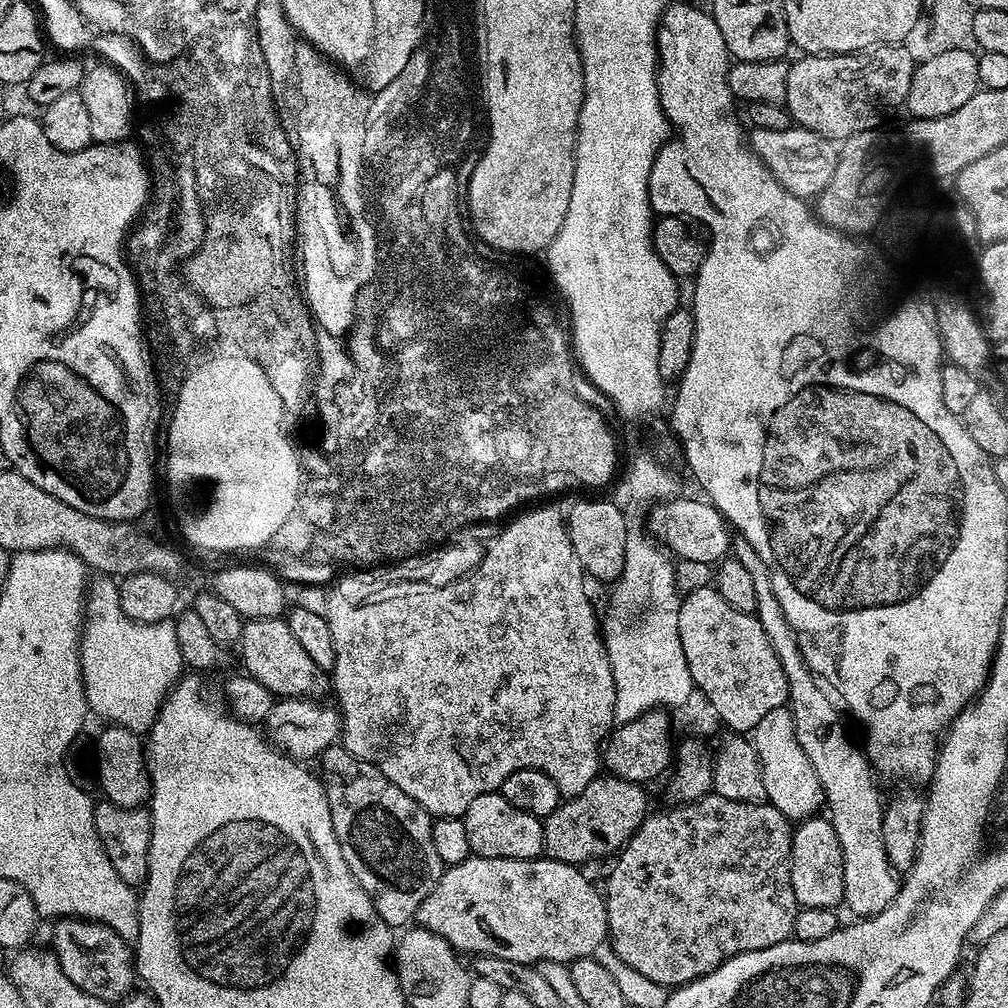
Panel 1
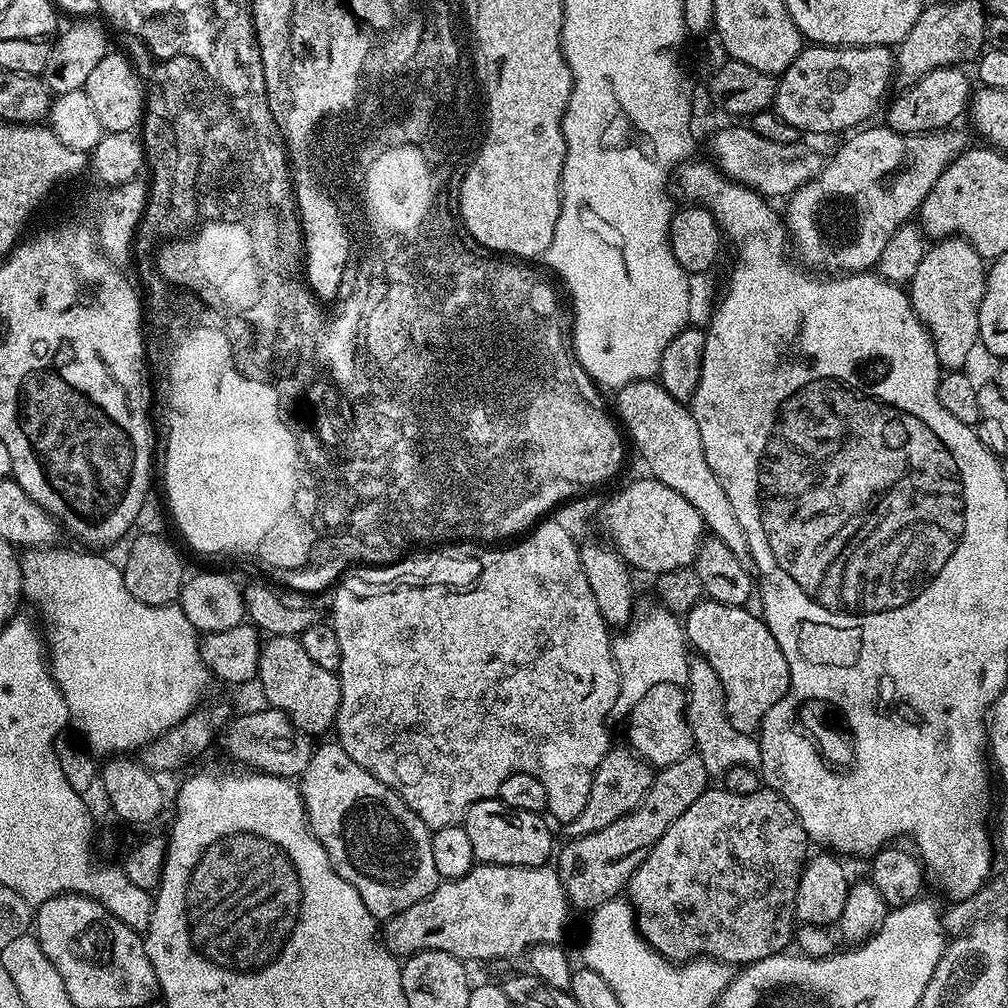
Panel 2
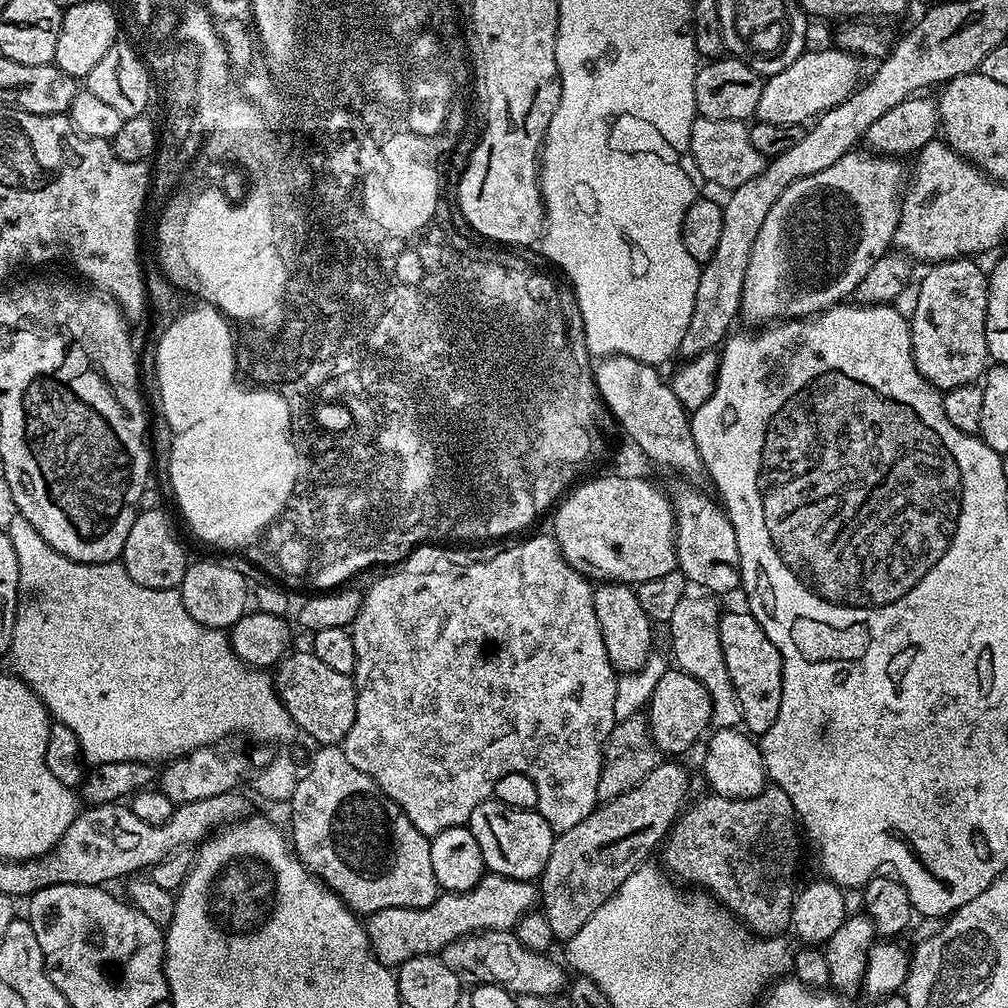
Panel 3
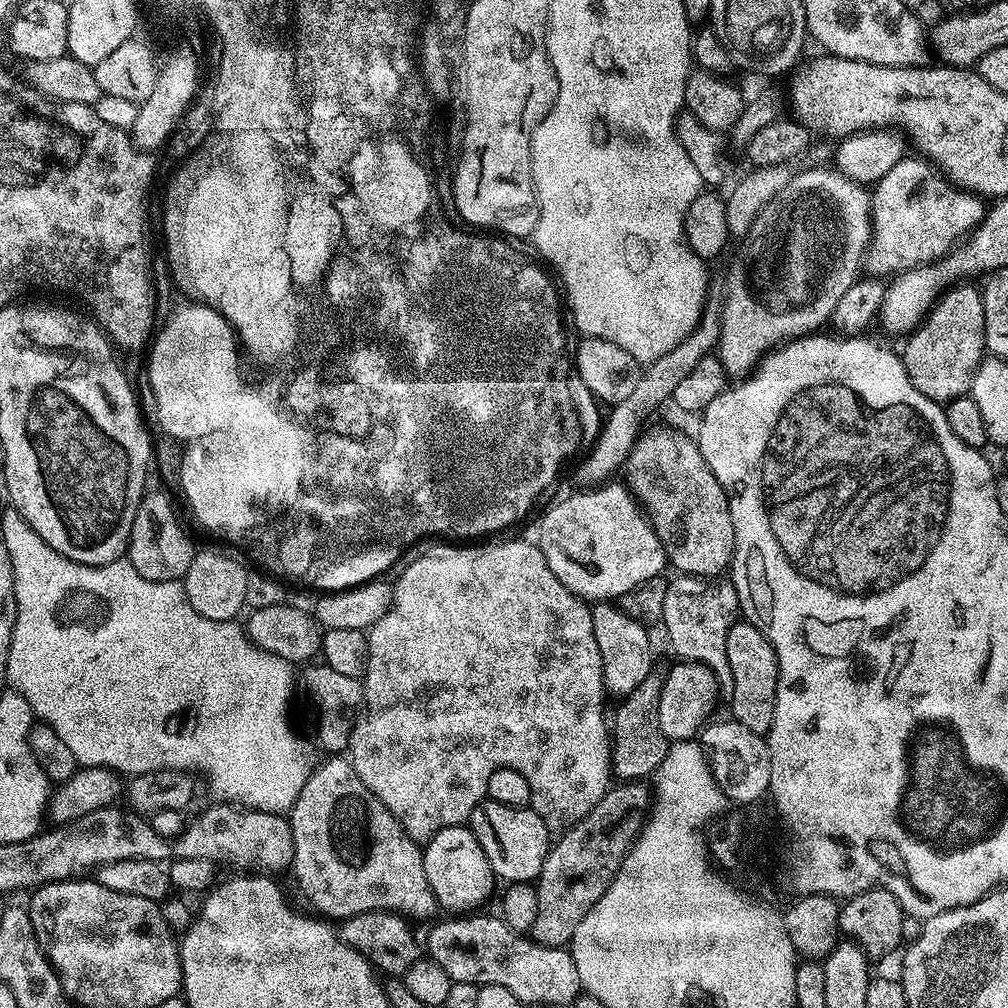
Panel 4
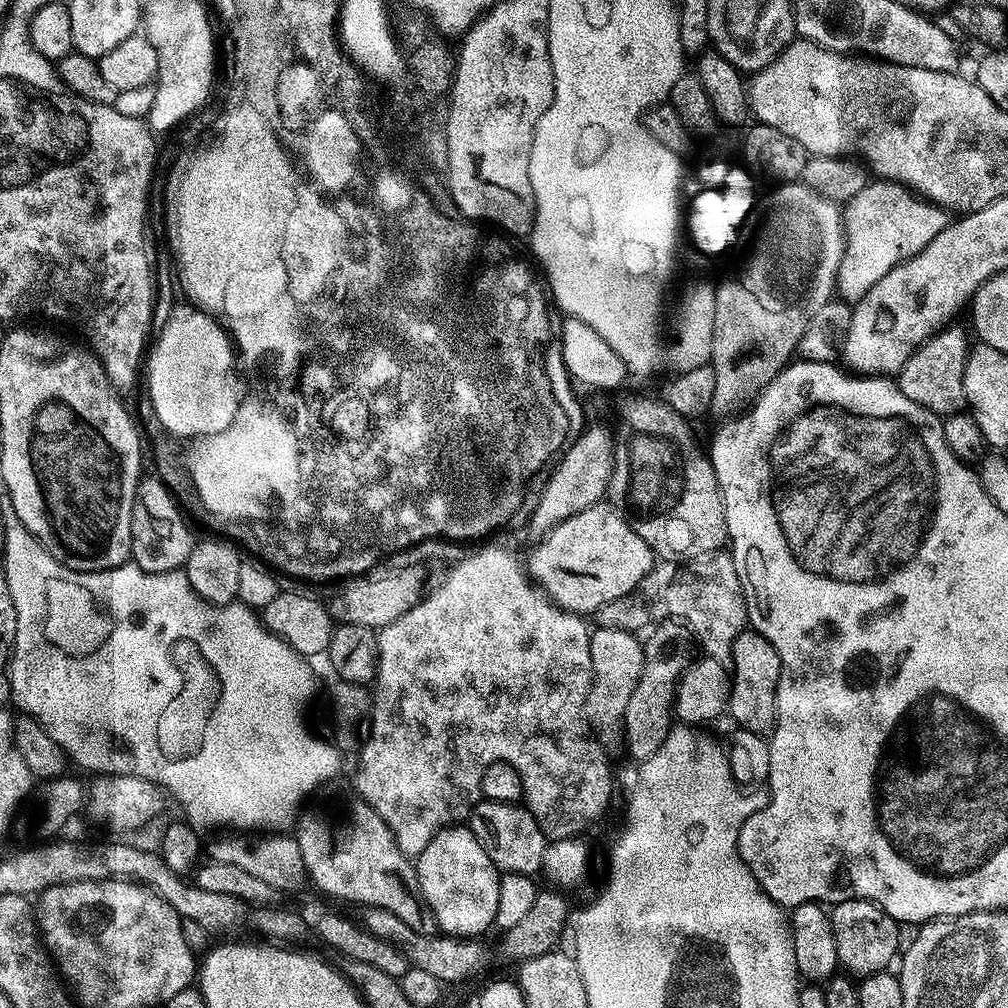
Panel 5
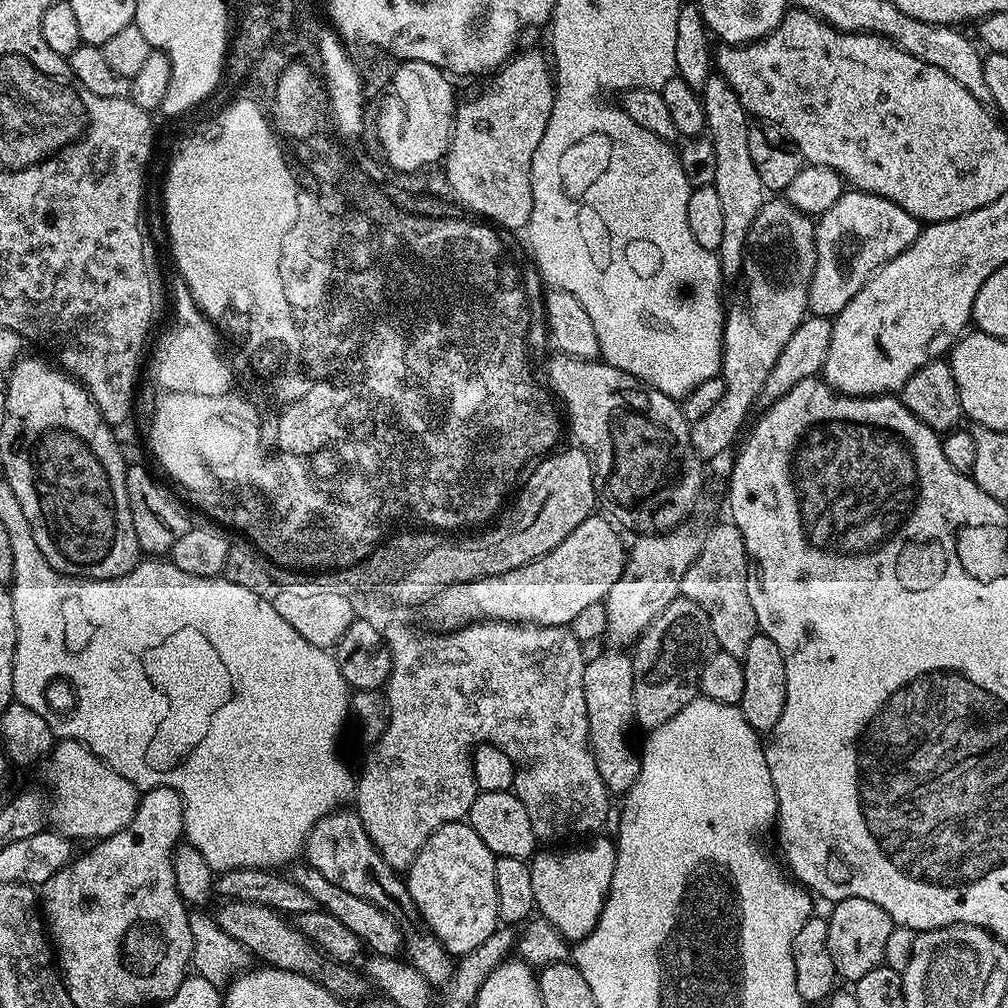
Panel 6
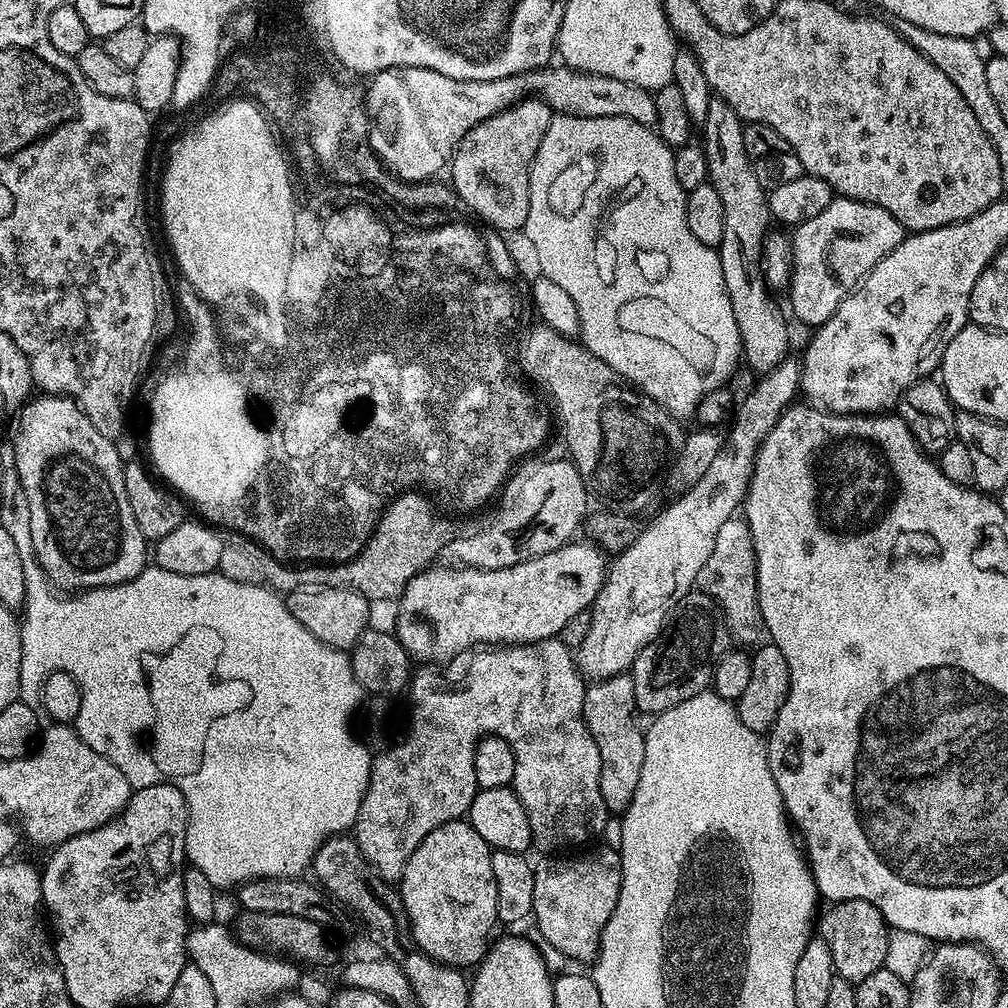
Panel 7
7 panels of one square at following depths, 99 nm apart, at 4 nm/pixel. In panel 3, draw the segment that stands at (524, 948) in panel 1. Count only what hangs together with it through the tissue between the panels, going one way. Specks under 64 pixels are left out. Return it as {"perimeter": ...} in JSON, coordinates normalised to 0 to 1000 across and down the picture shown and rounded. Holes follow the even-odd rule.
{"perimeter":[[[481,867],[466,883],[440,885],[430,897],[422,901],[384,901],[368,906],[363,913],[365,938],[369,939],[369,947],[375,954],[393,962],[397,957],[407,954],[407,950],[439,945],[440,939],[446,935],[459,929],[467,929],[470,925],[502,925],[511,922],[512,918],[533,900],[533,897],[534,881],[531,876]]]}

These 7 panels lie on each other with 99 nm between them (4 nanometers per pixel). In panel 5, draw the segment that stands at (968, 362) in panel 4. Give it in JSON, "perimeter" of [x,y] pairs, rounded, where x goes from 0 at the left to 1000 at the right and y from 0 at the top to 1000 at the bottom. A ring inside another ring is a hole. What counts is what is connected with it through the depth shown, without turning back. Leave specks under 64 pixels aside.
{"perimeter":[[[941,323],[937,328],[930,329],[914,345],[910,345],[909,350],[895,362],[891,370],[895,391],[899,391],[903,399],[919,403],[919,407],[934,415],[951,413],[958,405],[956,364],[962,348],[961,330],[948,324]]]}

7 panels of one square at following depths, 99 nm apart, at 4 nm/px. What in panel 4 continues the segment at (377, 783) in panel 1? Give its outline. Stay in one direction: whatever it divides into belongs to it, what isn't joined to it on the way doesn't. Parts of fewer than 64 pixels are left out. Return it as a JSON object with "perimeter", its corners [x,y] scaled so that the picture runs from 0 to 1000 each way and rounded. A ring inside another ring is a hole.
{"perimeter":[[[329,750],[318,762],[316,759],[311,763],[310,771],[304,780],[300,780],[288,803],[292,827],[290,861],[303,891],[318,905],[314,905],[318,910],[329,915],[340,915],[354,909],[359,899],[365,903],[391,905],[409,915],[432,914],[435,898],[433,888],[427,883],[427,875],[423,875],[418,838],[406,831],[391,808],[387,808],[387,804],[363,784],[359,772],[355,772],[349,763],[348,753],[338,750]]]}

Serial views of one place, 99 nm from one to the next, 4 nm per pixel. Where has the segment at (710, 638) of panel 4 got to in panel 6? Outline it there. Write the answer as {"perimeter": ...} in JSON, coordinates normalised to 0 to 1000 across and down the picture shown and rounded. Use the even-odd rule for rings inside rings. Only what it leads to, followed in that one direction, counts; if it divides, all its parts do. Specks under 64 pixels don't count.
{"perimeter":[[[725,518],[710,520],[697,533],[694,551],[681,565],[675,578],[675,590],[688,597],[696,606],[713,646],[737,653],[744,633],[752,630],[748,601],[744,597],[744,553],[740,538]]]}

